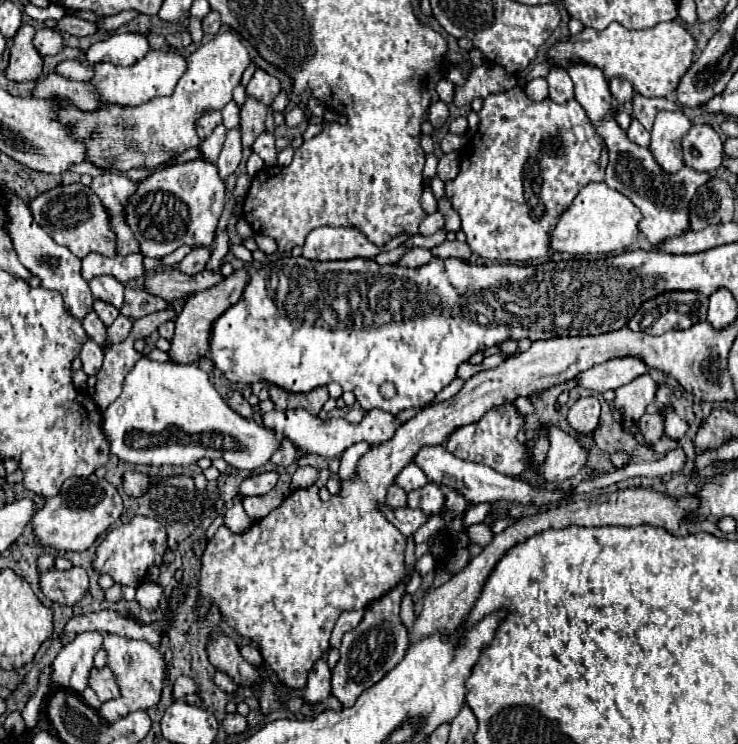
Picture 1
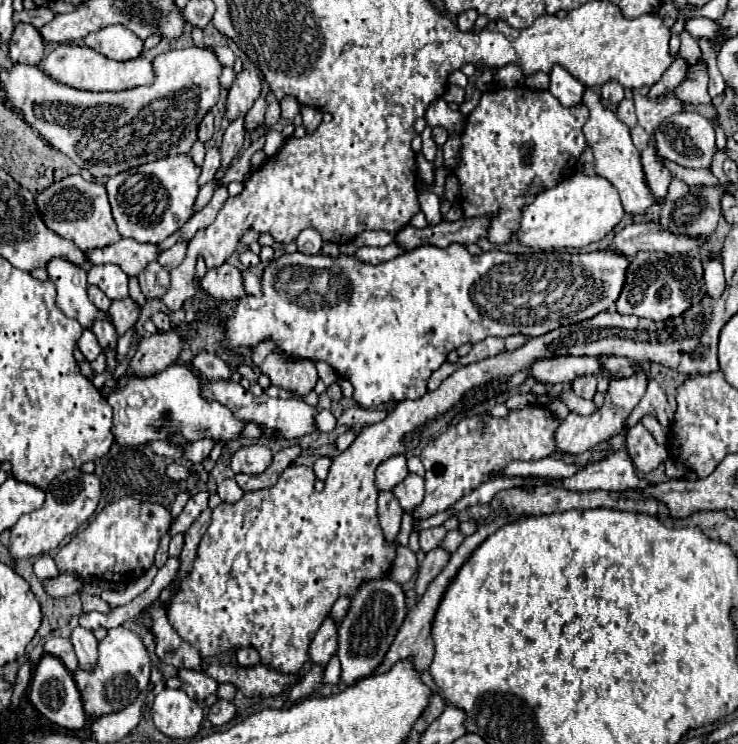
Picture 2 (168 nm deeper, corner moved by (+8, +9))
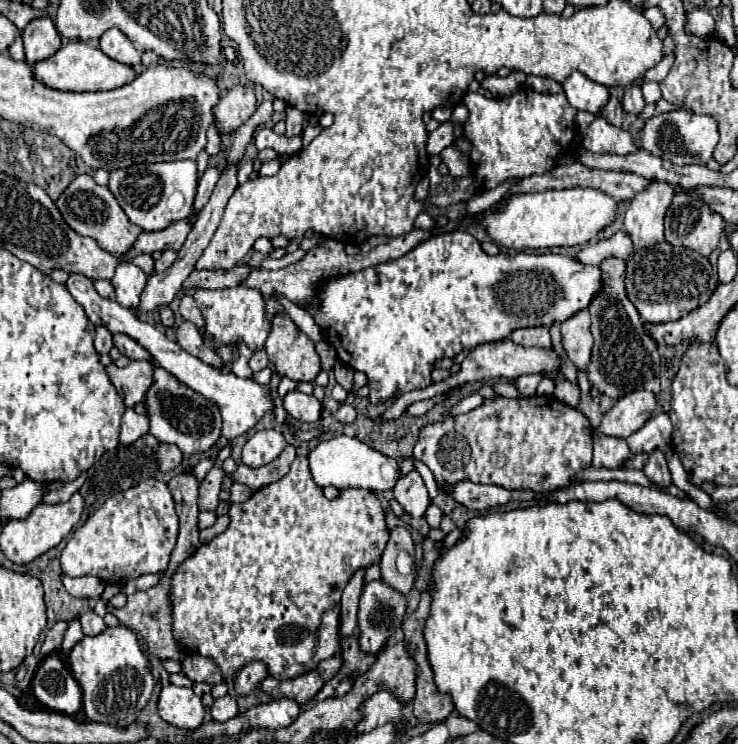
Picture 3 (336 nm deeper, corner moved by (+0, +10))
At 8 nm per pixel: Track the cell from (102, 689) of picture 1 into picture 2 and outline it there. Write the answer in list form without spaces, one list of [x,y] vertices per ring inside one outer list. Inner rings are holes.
[[[75,627],[71,633],[71,643],[77,653],[79,667],[85,671],[93,669],[93,665],[97,665],[97,639],[93,633],[83,627]]]

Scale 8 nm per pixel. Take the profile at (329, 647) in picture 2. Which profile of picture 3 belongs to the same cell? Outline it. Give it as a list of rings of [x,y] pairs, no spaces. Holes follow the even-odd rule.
[[[359,568],[347,582],[341,598],[341,636],[347,638],[357,626],[357,604],[365,586],[365,568]]]

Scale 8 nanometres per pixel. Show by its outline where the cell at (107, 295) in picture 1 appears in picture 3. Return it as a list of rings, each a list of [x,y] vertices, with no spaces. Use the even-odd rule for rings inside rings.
[[[121,262],[113,276],[113,286],[117,292],[117,302],[125,308],[135,308],[139,296],[147,284],[147,274],[131,262]]]

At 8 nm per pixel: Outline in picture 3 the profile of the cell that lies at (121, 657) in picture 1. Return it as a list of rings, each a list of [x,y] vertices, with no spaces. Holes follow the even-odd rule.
[[[127,626],[105,628],[97,636],[83,636],[83,640],[71,648],[67,664],[81,686],[83,712],[89,722],[127,724],[137,720],[155,686],[149,660],[137,642],[137,636]]]

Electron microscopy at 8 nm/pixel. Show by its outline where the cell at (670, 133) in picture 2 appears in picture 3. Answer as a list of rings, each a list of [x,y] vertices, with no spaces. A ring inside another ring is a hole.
[[[687,110],[655,114],[649,120],[645,120],[641,128],[641,148],[653,156],[671,160],[673,164],[707,164],[717,142],[719,142],[717,122],[711,116],[701,116]]]

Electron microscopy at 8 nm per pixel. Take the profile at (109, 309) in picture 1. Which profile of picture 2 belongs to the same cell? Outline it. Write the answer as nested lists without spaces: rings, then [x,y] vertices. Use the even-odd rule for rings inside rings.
[[[91,285],[87,291],[89,291],[89,299],[91,299],[91,303],[93,303],[97,309],[101,309],[101,311],[107,311],[107,309],[109,309],[111,299],[109,299],[99,287],[93,287],[93,285]]]

